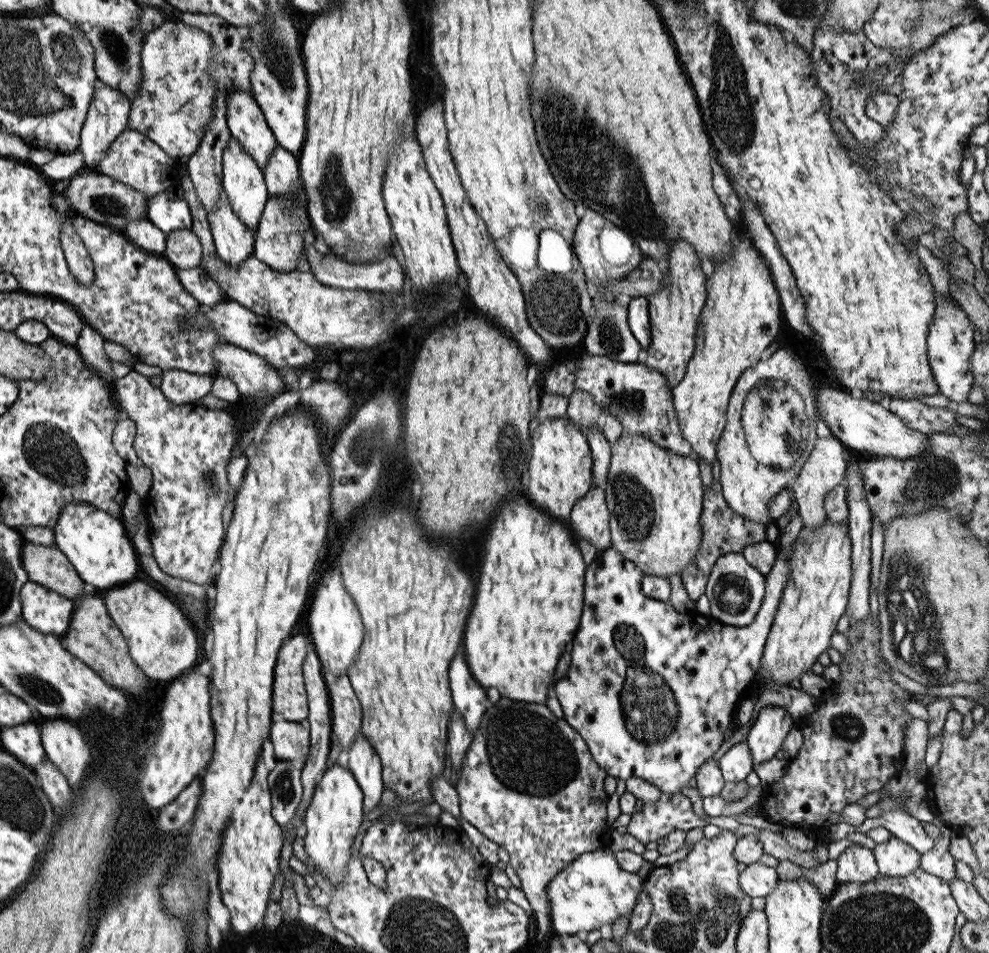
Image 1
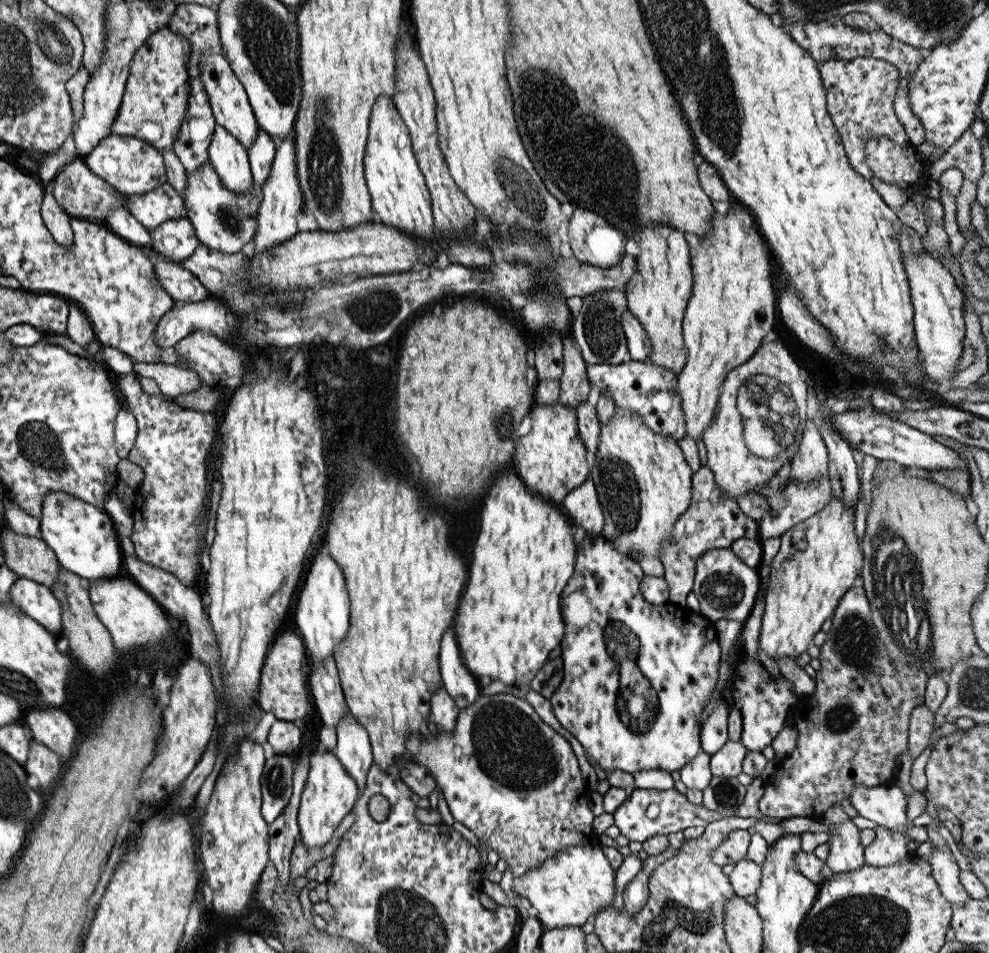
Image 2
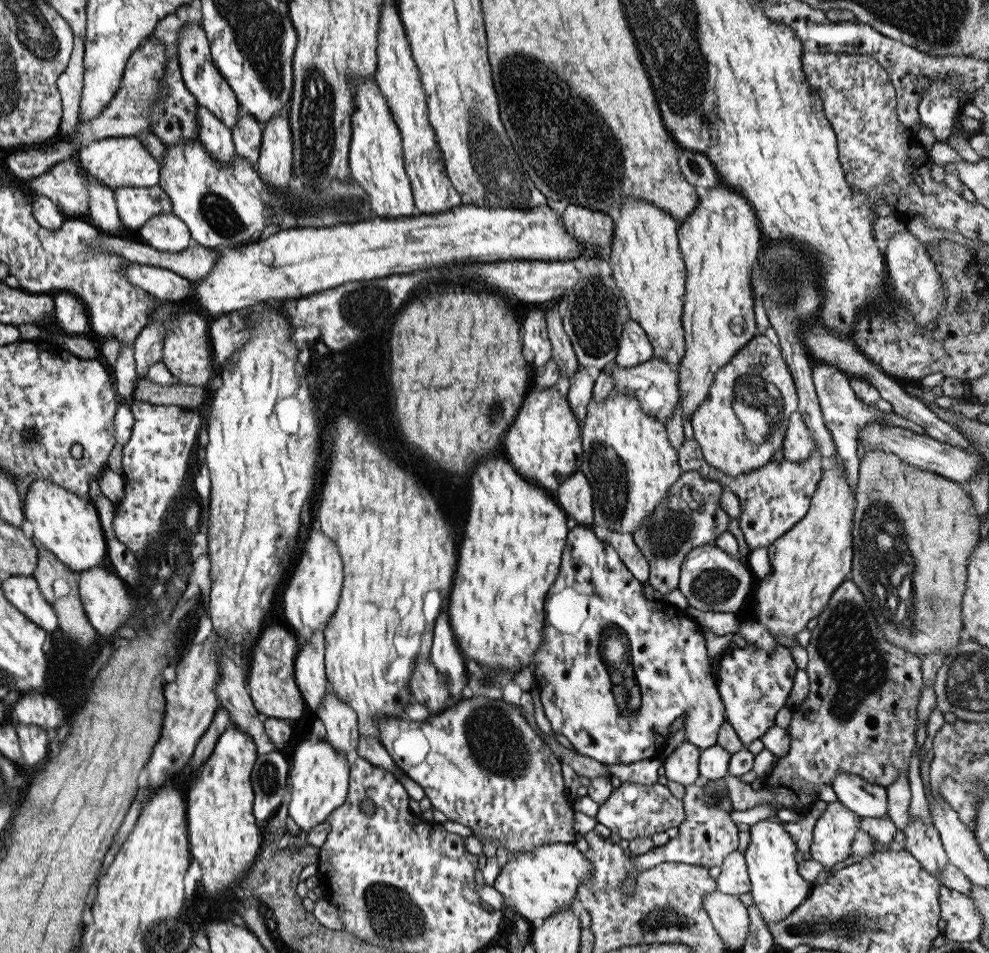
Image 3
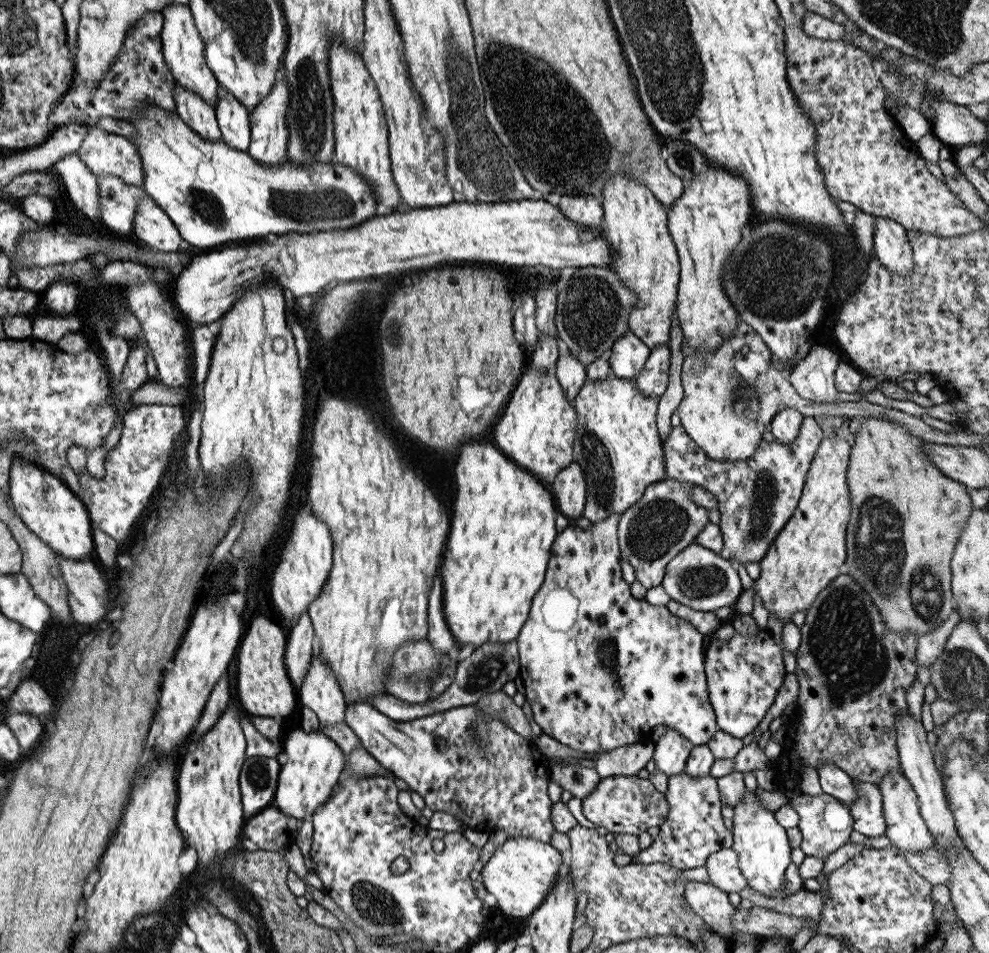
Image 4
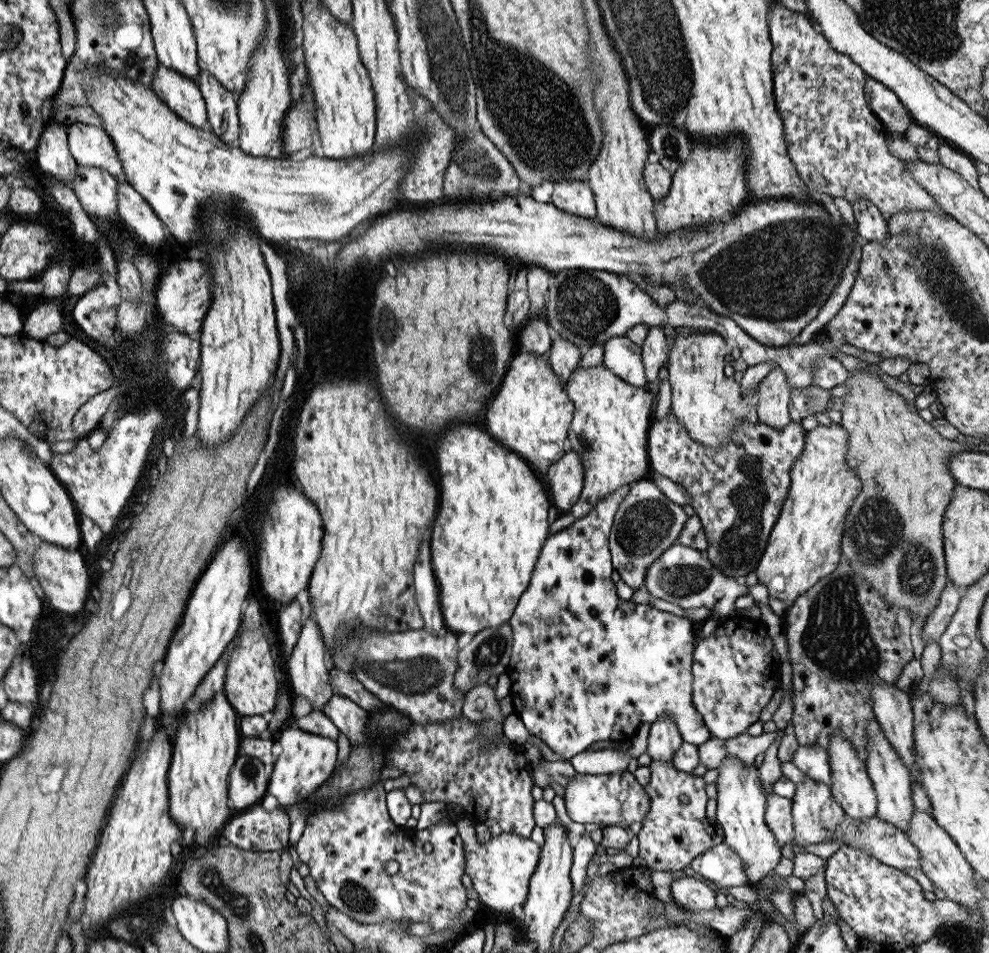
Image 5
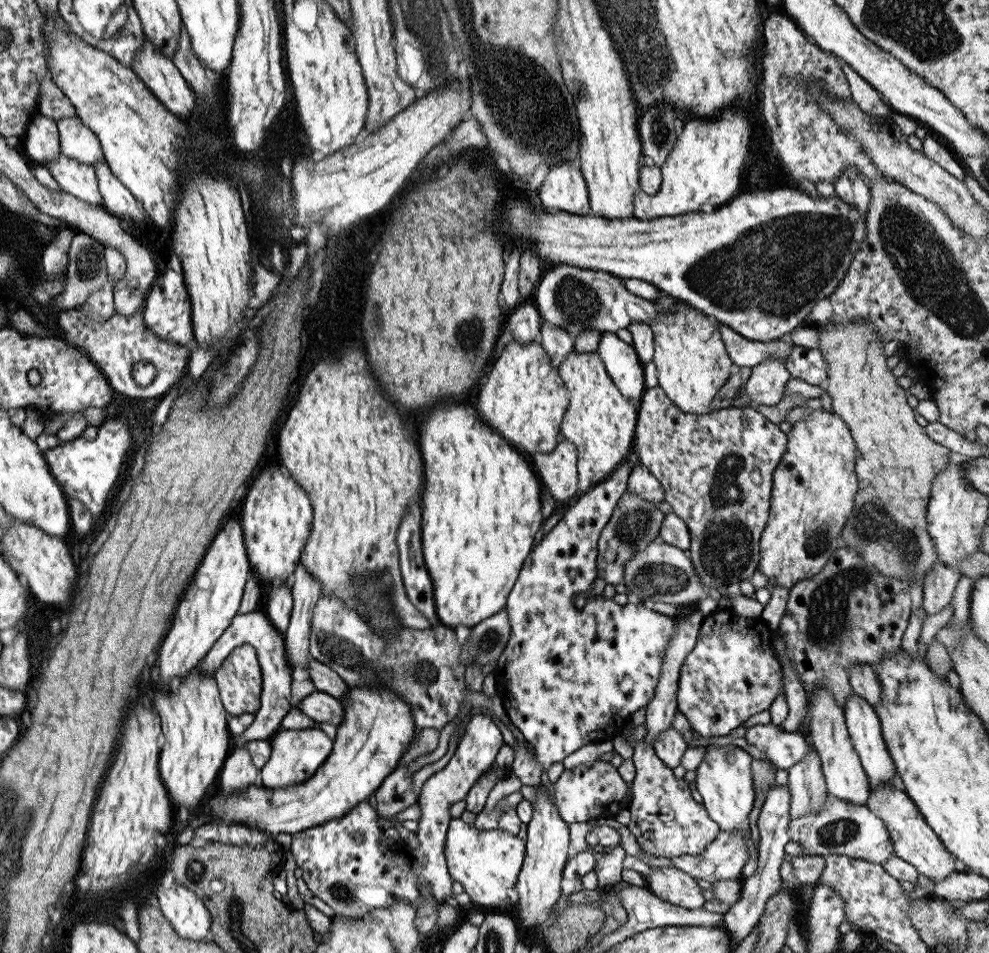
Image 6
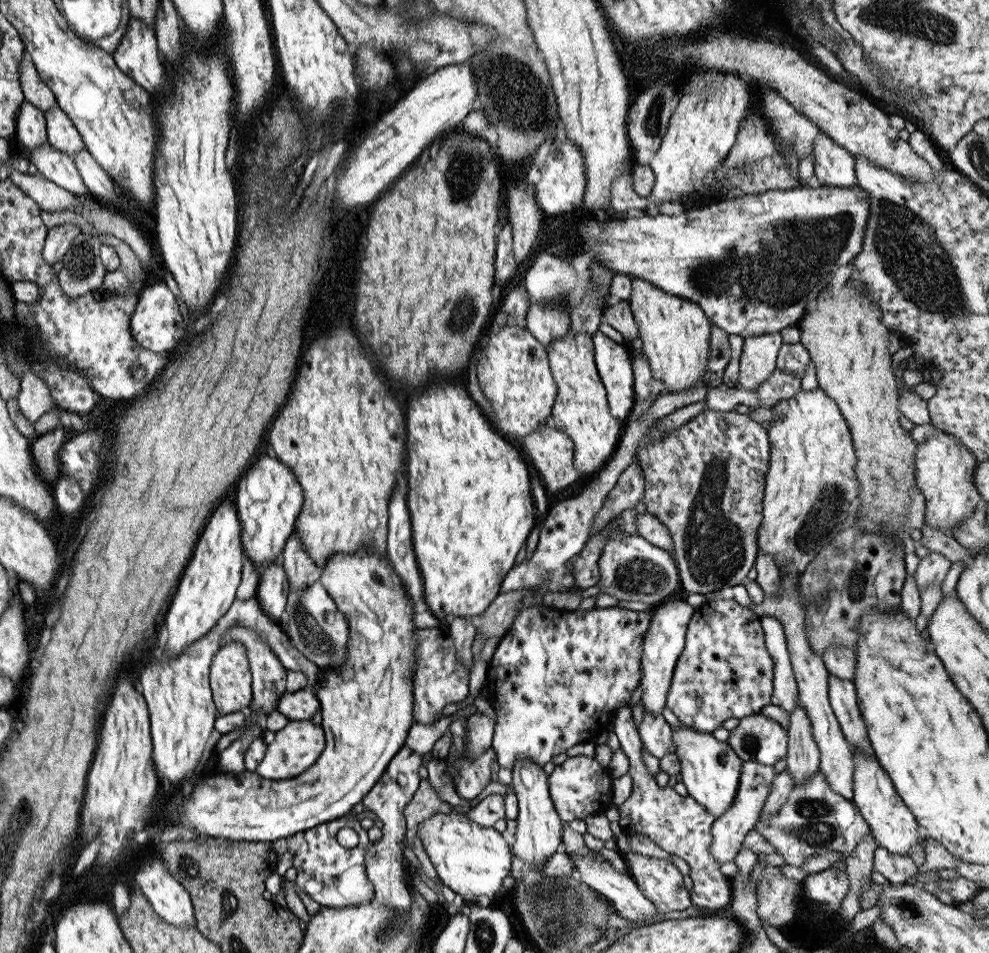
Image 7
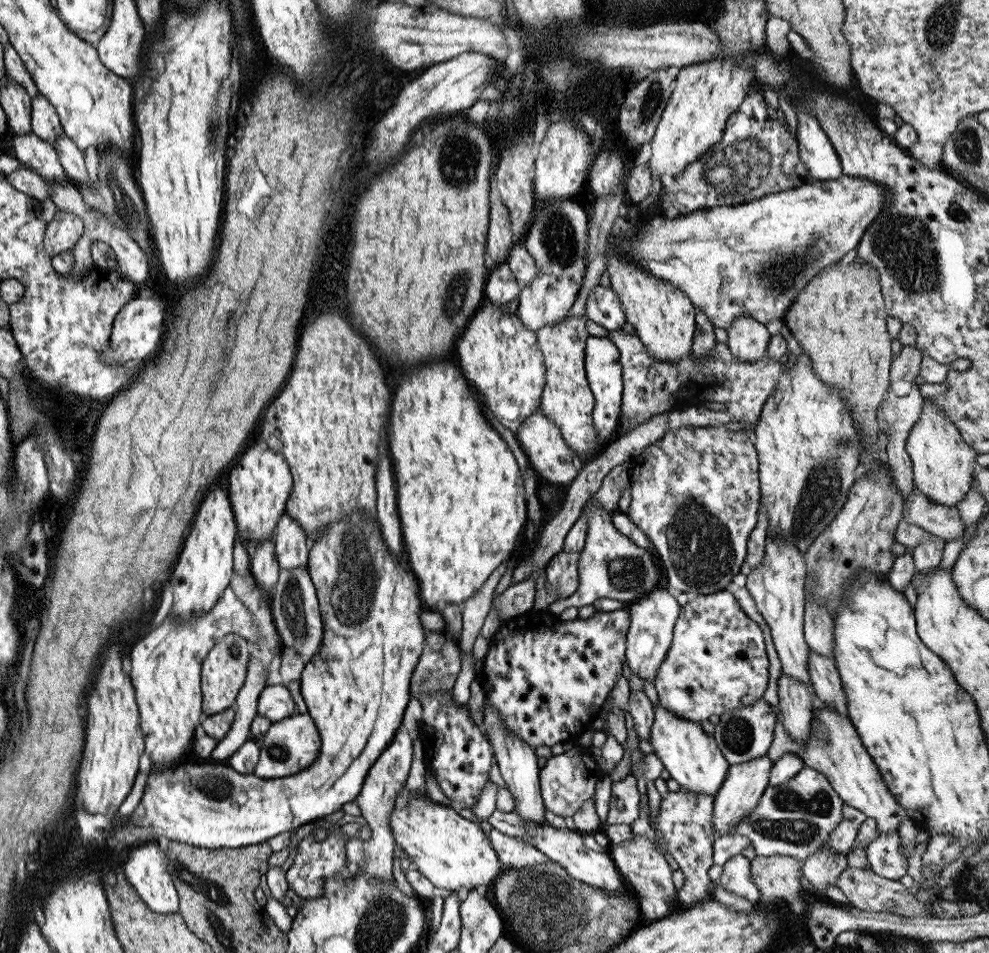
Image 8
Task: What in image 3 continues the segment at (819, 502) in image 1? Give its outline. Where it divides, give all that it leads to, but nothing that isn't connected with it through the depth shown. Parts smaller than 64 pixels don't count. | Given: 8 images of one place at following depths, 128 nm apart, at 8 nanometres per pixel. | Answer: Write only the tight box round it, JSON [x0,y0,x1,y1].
[782,411,815,462]

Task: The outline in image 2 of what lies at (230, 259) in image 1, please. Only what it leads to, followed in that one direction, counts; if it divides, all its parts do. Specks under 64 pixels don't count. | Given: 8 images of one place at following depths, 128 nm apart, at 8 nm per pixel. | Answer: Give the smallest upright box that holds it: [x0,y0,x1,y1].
[182,164,260,254]

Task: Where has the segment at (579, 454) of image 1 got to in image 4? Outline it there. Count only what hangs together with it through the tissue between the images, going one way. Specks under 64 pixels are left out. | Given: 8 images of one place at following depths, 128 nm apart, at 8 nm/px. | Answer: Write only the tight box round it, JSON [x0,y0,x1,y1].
[492,362,578,486]

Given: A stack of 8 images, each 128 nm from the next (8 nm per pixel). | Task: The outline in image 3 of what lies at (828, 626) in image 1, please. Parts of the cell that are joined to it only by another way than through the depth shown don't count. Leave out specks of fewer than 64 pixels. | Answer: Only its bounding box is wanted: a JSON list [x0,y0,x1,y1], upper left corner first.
[753,460,855,639]

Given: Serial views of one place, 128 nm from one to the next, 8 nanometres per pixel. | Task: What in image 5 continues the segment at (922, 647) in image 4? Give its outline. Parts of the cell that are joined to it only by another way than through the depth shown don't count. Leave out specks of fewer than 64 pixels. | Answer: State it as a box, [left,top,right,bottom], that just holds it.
[922,580,962,642]

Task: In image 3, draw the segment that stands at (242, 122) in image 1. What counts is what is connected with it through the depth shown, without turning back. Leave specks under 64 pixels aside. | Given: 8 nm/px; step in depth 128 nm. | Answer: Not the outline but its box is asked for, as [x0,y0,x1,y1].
[173,22,240,131]

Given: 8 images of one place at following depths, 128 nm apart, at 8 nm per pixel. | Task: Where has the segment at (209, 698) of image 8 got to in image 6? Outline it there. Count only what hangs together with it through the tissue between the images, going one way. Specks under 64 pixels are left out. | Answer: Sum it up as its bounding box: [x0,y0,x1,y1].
[213,644,262,716]

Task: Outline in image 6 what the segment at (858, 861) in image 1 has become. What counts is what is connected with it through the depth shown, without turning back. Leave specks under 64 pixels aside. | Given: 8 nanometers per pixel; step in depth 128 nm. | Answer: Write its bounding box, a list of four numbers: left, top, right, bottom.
[787,738,827,818]

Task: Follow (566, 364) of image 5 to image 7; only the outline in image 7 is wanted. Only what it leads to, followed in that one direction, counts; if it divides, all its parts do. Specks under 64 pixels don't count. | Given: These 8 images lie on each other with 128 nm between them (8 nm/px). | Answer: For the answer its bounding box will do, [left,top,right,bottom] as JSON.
[526,303,571,347]

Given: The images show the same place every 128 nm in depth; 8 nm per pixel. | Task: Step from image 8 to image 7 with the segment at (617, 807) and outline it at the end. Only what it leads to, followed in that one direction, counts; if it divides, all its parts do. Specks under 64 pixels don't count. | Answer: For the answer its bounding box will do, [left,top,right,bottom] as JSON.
[613,707,732,912]

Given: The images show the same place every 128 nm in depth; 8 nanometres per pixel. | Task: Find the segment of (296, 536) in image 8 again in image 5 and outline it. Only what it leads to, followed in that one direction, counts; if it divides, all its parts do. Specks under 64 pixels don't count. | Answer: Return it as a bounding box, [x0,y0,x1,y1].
[284,590,334,711]

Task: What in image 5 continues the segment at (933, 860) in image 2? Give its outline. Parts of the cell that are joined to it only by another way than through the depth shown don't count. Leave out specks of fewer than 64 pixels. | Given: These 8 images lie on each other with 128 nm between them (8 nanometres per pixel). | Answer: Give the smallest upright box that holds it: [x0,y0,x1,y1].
[865,720,914,835]

